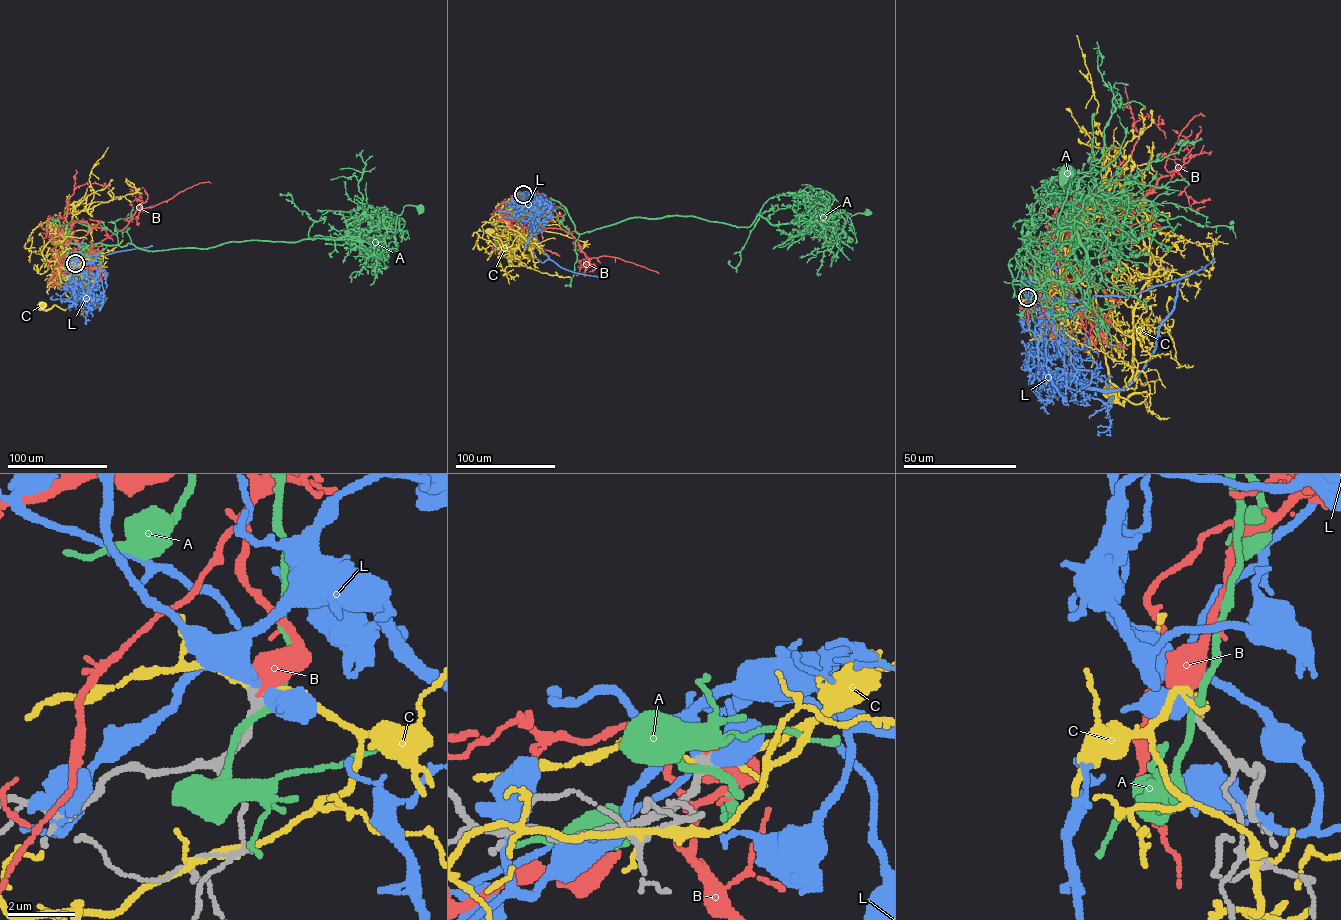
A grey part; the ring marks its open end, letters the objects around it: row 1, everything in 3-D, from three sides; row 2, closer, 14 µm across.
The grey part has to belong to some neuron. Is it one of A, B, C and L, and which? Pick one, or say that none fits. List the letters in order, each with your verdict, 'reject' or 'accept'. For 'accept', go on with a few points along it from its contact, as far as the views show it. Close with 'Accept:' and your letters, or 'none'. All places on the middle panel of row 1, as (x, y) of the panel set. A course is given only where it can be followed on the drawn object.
A: reject
B: accept | via (523, 195), (525, 203), (515, 214), (519, 219), (537, 228), (569, 233), (588, 258), (615, 257), (658, 273)
C: reject
L: reject
Accept: B

